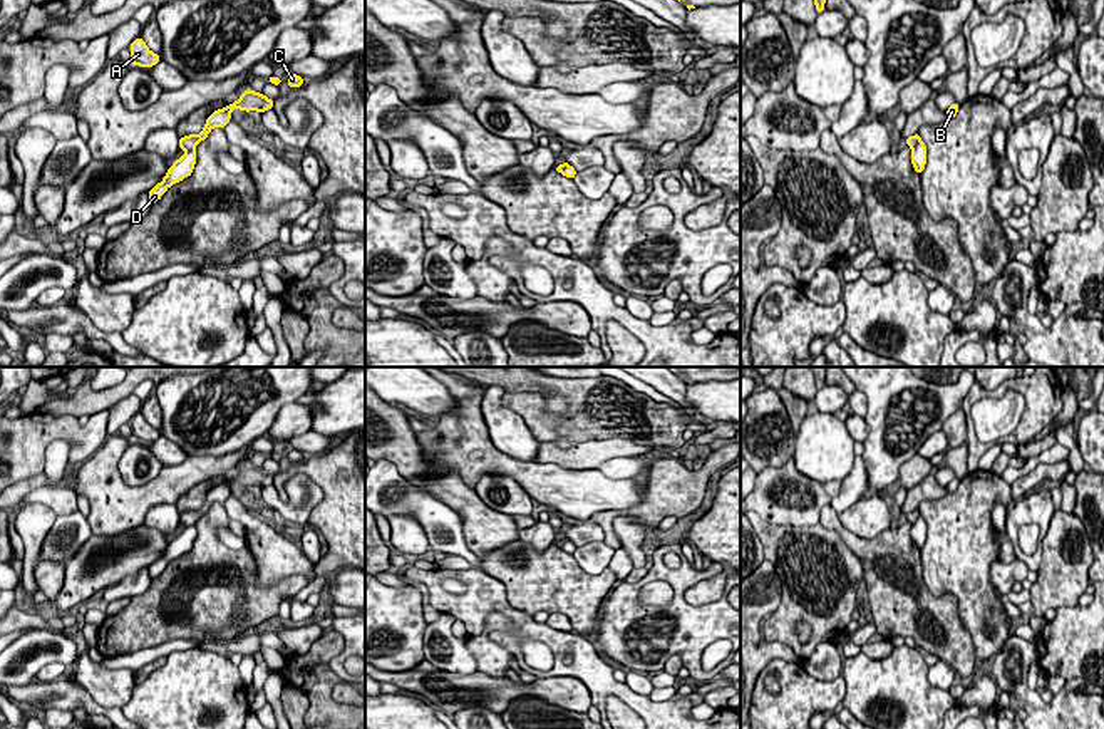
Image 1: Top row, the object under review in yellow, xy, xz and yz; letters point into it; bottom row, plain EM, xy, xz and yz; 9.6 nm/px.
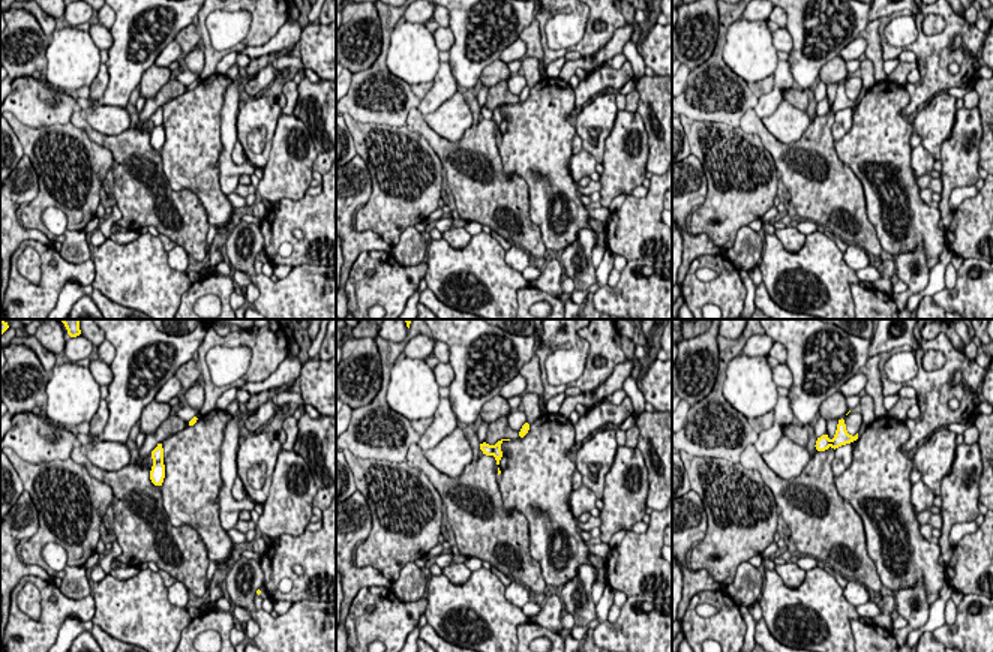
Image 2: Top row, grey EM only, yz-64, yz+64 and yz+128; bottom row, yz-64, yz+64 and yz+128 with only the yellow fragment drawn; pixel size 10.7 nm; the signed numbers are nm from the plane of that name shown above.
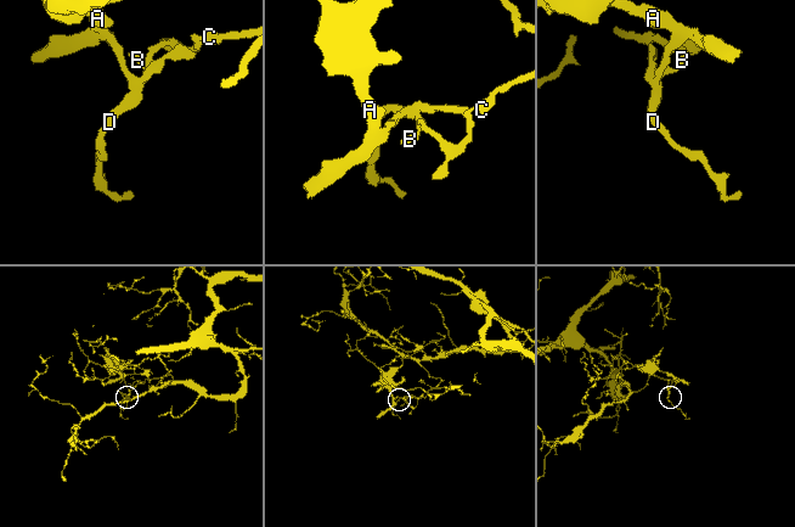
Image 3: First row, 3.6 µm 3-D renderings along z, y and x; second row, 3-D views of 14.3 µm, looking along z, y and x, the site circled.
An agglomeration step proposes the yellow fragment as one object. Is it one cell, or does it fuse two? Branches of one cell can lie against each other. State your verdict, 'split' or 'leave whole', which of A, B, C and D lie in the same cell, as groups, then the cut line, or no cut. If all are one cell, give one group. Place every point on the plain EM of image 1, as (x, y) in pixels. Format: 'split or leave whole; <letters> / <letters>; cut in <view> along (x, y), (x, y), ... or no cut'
split; A / B C D; cut in xy along (193, 523), (186, 527)

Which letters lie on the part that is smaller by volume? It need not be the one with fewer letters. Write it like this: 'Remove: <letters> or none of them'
Remove: A

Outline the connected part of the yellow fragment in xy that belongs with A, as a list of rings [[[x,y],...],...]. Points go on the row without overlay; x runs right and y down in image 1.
[[[137,412],[129,424],[131,424],[132,441],[152,442],[161,436],[157,429],[147,424],[147,421],[141,412]]]

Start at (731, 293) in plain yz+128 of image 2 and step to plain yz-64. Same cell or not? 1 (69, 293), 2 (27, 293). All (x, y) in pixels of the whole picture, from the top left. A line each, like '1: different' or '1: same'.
1: different
2: same

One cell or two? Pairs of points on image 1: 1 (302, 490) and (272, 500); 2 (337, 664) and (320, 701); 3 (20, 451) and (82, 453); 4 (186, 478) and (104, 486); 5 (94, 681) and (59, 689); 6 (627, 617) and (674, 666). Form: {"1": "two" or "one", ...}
{"1": "one", "2": "two", "3": "one", "4": "one", "5": "two", "6": "two"}

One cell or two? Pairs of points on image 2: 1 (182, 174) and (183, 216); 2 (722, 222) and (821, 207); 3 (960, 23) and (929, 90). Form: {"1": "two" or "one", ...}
{"1": "two", "2": "two", "3": "one"}

